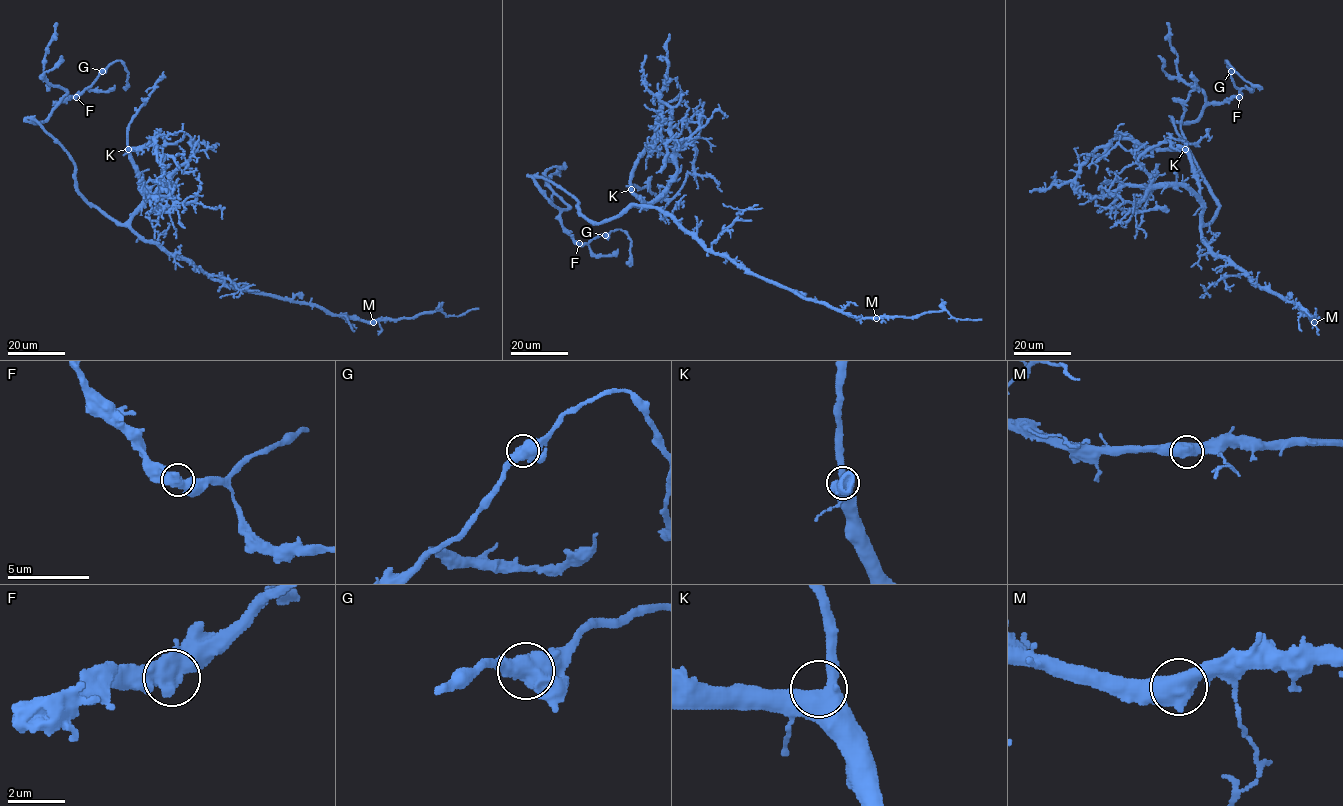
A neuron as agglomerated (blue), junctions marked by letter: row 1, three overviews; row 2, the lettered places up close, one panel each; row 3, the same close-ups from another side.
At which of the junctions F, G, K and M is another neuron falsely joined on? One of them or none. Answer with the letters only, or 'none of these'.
none of these

